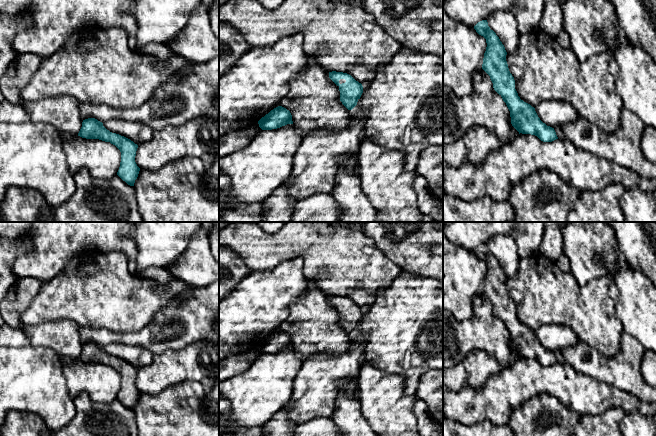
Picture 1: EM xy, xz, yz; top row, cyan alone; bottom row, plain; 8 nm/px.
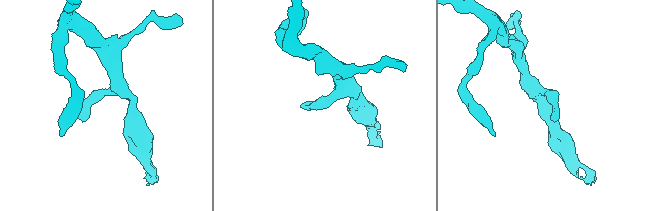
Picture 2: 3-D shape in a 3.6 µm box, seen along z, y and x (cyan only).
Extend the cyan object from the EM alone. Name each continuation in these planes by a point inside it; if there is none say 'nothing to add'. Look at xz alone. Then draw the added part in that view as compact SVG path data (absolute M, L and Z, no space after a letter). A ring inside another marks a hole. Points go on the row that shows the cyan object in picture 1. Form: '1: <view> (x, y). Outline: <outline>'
nothing to add

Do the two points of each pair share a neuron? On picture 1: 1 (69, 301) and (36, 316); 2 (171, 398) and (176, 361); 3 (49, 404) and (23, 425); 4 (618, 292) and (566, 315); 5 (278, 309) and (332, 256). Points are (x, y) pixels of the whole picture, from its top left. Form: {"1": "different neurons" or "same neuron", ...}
{"1": "same neuron", "2": "different neurons", "3": "different neurons", "4": "different neurons", "5": "different neurons"}

